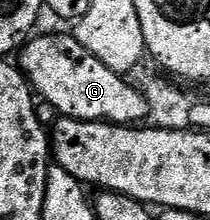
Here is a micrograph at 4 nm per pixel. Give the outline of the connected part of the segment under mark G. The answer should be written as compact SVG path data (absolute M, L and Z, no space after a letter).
M53 32L50 36L36 36L20 49L19 67L34 93L40 99L42 96L57 114L76 120L104 120L126 126L148 121L149 108L144 94L133 87L122 73L103 66L95 54L78 42L76 35Z

